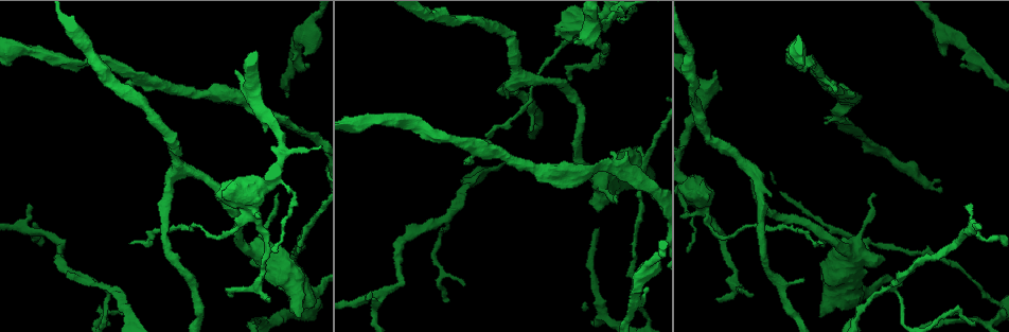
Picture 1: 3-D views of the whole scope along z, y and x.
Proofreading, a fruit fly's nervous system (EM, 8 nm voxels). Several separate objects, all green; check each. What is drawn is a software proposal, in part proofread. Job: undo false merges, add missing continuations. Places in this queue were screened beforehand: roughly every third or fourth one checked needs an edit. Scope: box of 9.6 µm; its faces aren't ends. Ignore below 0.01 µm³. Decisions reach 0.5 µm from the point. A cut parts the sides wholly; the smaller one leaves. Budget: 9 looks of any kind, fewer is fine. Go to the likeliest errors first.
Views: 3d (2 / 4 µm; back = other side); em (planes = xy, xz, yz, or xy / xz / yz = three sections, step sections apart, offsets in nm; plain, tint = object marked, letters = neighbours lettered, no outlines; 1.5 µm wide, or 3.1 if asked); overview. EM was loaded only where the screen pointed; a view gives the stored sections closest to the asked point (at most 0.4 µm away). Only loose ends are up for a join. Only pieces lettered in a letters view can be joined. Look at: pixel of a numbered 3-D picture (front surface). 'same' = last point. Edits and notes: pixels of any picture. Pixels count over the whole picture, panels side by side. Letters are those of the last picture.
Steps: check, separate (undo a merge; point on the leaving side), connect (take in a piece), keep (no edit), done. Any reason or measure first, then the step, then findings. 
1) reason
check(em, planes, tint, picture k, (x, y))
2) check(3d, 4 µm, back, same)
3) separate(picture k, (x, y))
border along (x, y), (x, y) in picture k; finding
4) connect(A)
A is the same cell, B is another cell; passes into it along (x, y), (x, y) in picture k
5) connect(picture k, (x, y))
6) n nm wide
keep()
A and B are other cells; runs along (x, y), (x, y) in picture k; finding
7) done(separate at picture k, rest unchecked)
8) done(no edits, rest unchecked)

an open end
check(em, xz, step 8, tint, picture 1, (32, 208))

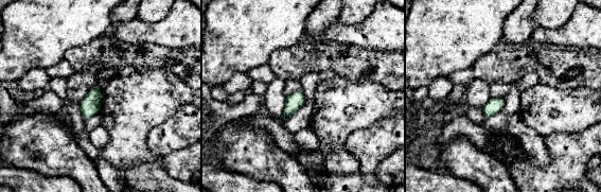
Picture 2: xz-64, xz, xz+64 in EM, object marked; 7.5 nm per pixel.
cut it another way
check(em, planes, letters, same)

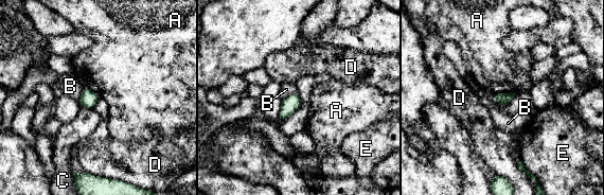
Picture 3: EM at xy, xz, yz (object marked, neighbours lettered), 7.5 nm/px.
keep()
A, B, C, D and E are other cells; border along (493, 92), (513, 92), (515, 94) in picture 3; no lettered piece goes on from it

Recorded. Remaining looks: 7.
sharp bend
check(em, planes, letters, picture 1, (951, 310))

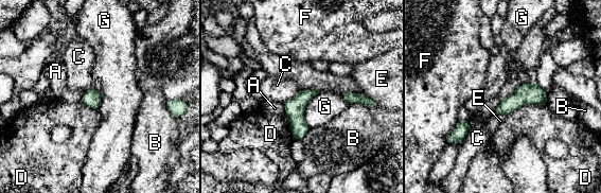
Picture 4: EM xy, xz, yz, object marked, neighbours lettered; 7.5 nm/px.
130 nm wide; D touches over 320 nm
keep()
A, B, C, D, E, F and G are other cells; continuous, no second cell

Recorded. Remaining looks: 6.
tapers out
check(em, planes, plain, picture 1, (269, 298))

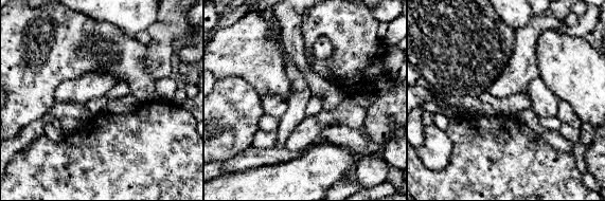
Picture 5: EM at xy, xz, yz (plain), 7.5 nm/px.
check(em, planes, tint, same)

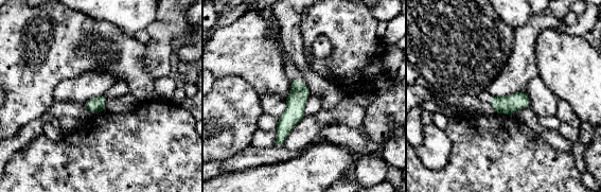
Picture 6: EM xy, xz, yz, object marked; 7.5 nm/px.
see the neighbours
check(em, planes, letters, same)

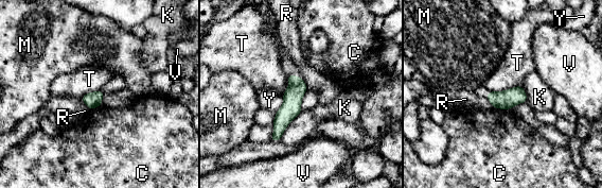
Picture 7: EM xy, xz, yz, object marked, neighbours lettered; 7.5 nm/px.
K touches over 300 nm
keep()
C, K, M, R, T, V and Y are other cells; border along (520, 84), (502, 90), (489, 90) in picture 7; none of them fits

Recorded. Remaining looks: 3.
narrows sharply
check(em, planes, tint, picture 1, (918, 251))

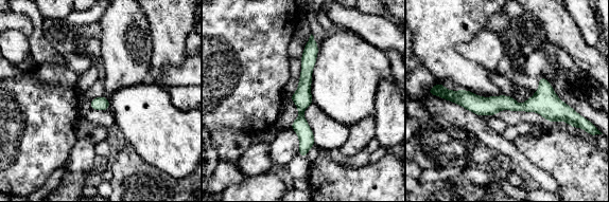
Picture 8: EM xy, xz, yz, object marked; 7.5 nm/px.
check(em, planes, letters, same)

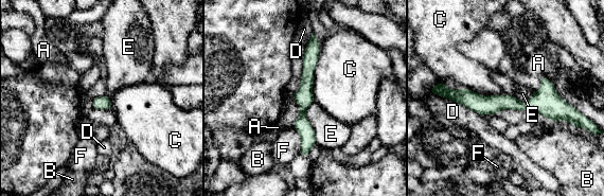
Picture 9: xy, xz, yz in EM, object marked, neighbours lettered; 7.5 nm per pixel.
110 nm wide
keep()
A, B, C, D, E and F are other cells; border along (313, 102), (305, 116), (317, 143) in picture 9; all the same cell

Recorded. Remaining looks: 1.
done(no edits, rest unchecked)

